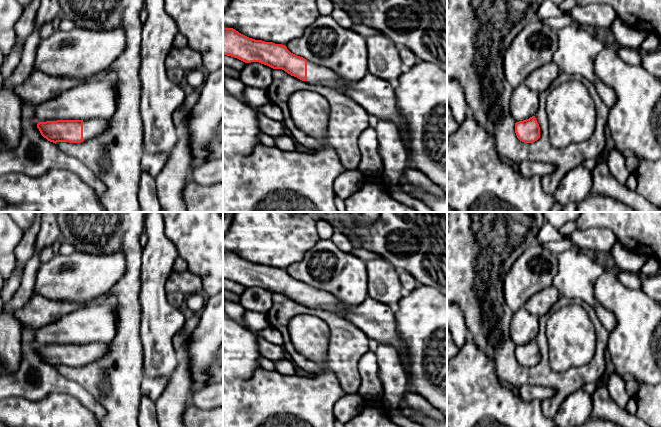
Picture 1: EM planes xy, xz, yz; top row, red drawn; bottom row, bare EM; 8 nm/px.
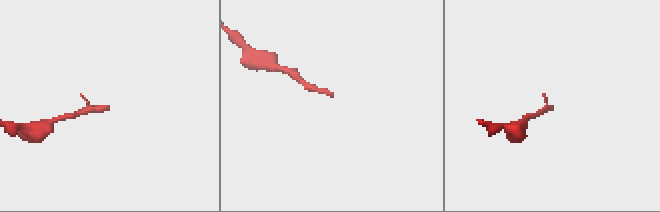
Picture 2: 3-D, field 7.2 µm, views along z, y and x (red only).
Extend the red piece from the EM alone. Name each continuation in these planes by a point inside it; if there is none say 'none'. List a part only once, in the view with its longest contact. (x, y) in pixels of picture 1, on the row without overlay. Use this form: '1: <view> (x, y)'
1: xy (91, 351)

